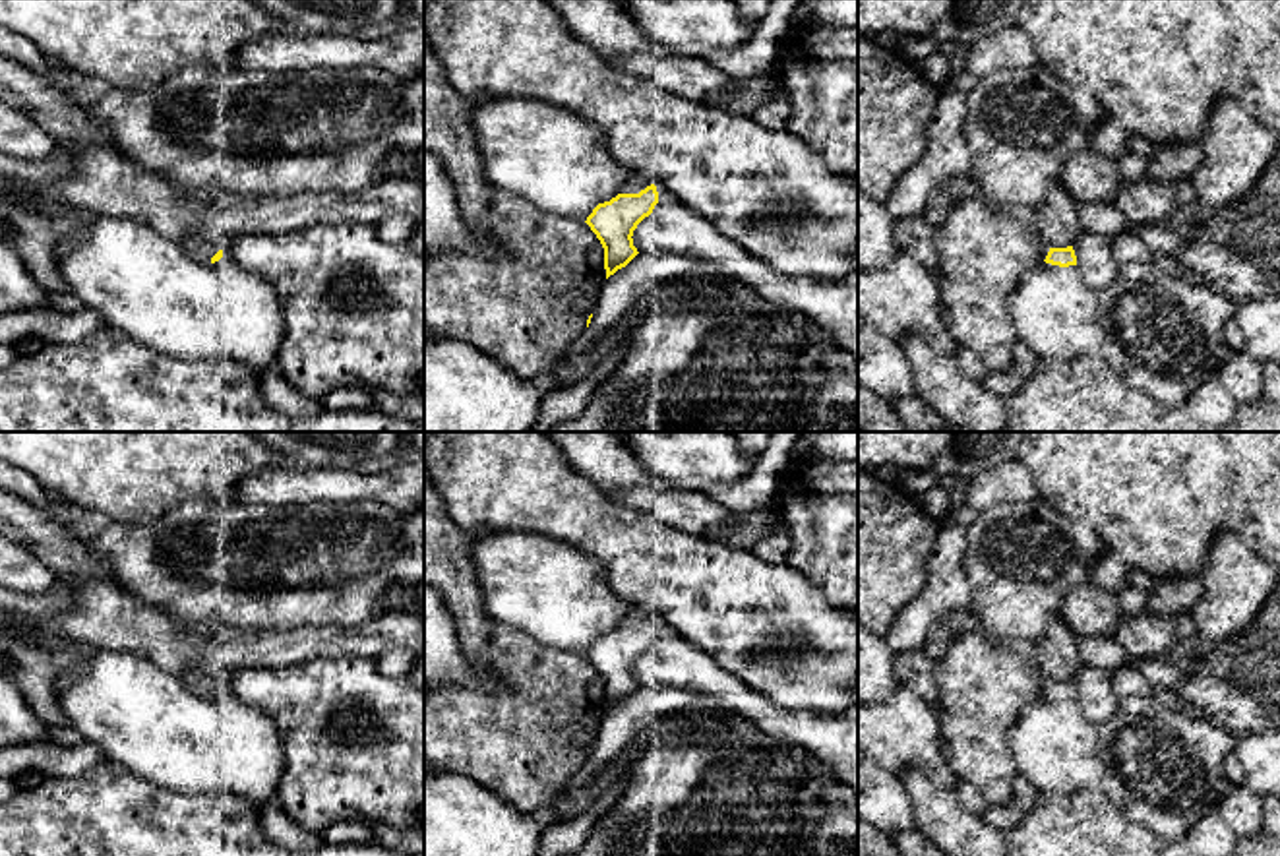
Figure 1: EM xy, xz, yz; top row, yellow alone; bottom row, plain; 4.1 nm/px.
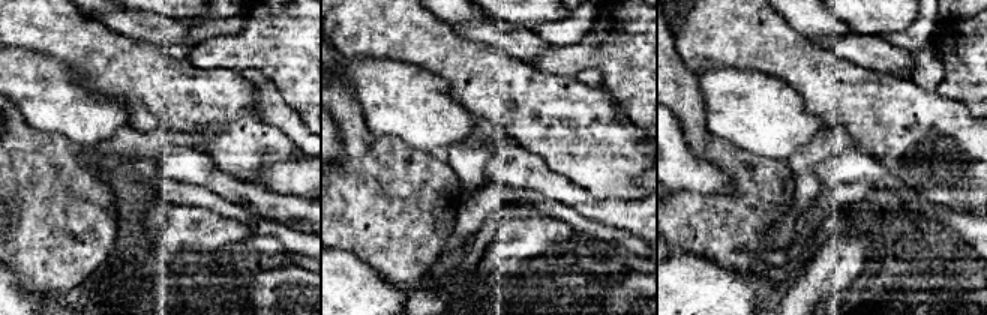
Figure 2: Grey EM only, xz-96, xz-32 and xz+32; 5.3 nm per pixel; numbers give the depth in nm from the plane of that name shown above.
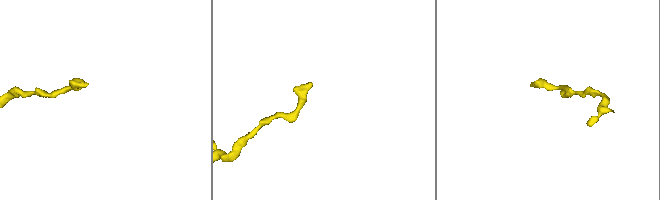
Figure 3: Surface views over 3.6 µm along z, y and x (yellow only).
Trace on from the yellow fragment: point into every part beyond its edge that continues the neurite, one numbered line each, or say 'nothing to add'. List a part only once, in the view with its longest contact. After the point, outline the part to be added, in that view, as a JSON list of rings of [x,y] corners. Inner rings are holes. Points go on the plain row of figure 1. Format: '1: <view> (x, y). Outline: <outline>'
1: xz (638, 616). Outline: [[[633,608],[629,612],[629,616],[624,620],[622,627],[639,627],[641,624],[645,624],[647,620],[651,620],[653,616],[649,612],[645,612],[643,608]]]

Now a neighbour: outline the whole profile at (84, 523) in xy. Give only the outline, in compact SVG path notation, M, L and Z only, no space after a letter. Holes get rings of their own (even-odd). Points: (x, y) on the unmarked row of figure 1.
M76 507L72 519L66 523L66 531L74 538L91 540L101 535L112 519L101 511Z

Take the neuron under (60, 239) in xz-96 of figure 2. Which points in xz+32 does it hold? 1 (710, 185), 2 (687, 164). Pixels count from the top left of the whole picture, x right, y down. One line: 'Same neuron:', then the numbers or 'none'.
Same neuron: none

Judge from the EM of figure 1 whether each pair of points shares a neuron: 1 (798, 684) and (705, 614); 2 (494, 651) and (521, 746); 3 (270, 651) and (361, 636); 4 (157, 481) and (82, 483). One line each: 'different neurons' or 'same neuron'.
1: same neuron
2: same neuron
3: same neuron
4: same neuron

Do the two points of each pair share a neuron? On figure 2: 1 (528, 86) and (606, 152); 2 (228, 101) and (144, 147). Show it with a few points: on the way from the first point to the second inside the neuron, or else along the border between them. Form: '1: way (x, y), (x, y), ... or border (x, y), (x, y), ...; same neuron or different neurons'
1: way (548, 105), (564, 122), (587, 137); same neuron
2: border (161, 125), (176, 131), (210, 131); different neurons

